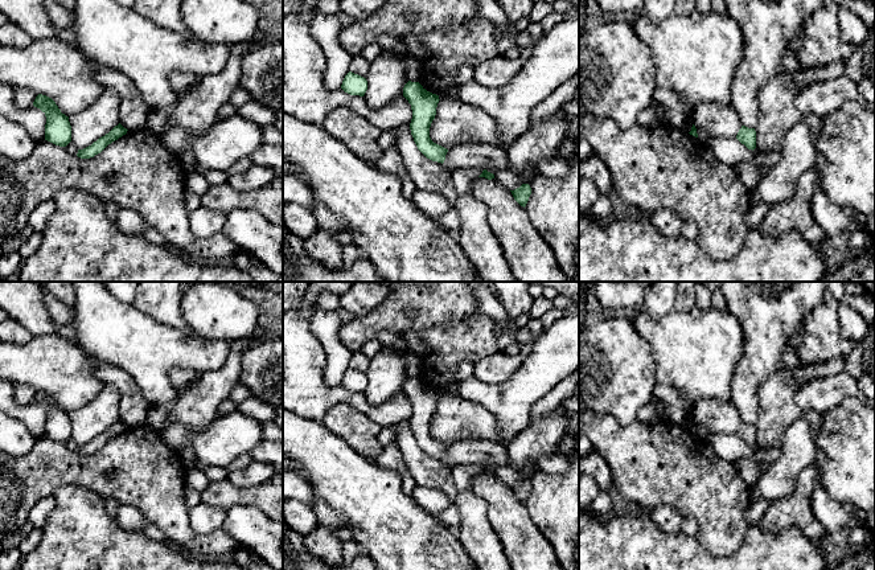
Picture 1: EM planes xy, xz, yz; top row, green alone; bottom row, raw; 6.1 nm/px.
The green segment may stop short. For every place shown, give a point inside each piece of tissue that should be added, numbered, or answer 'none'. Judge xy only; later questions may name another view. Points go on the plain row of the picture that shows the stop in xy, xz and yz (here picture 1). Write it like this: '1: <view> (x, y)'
none

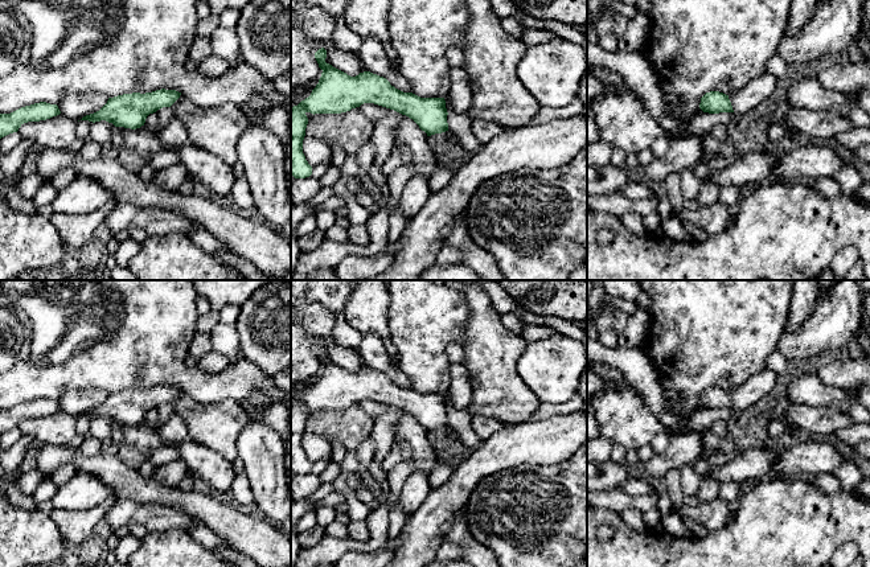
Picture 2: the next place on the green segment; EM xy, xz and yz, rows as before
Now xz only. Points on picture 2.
none

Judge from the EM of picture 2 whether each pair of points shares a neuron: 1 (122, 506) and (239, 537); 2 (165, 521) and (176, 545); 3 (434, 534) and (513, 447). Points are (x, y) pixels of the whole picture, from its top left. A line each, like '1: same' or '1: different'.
1: different
2: different
3: same

